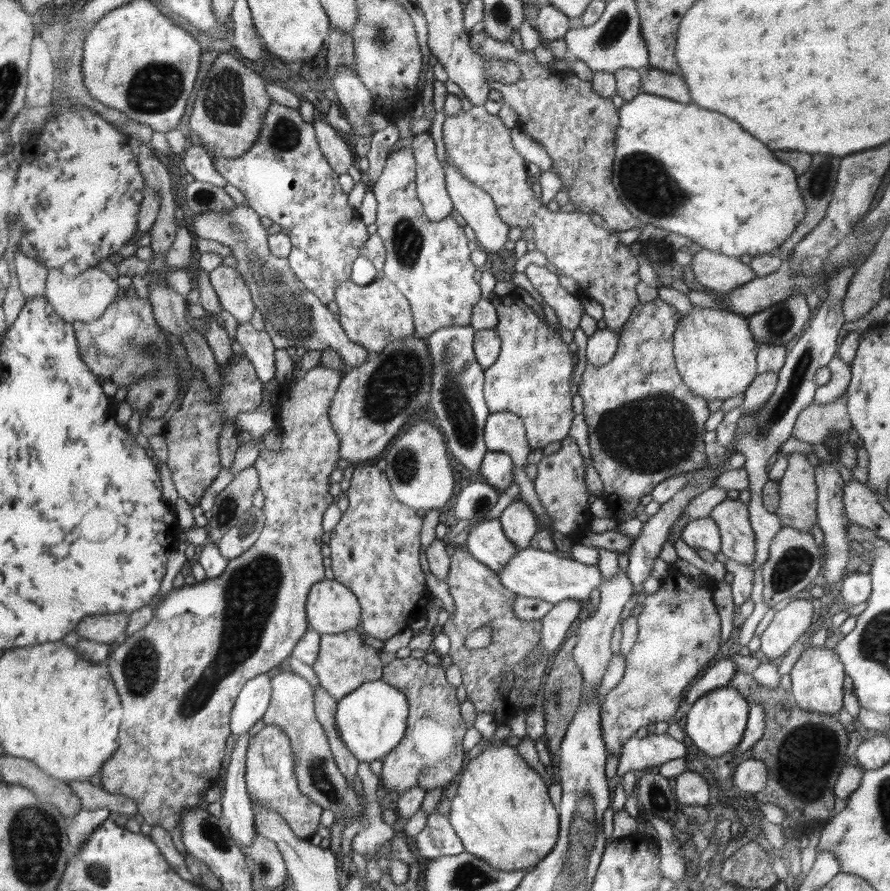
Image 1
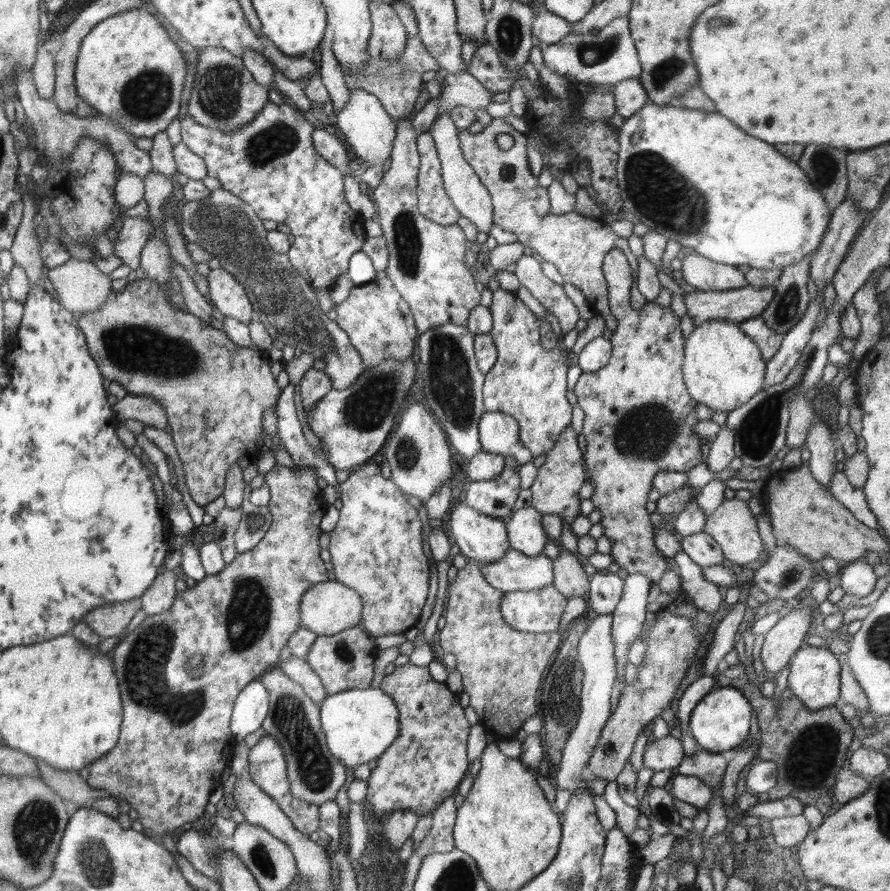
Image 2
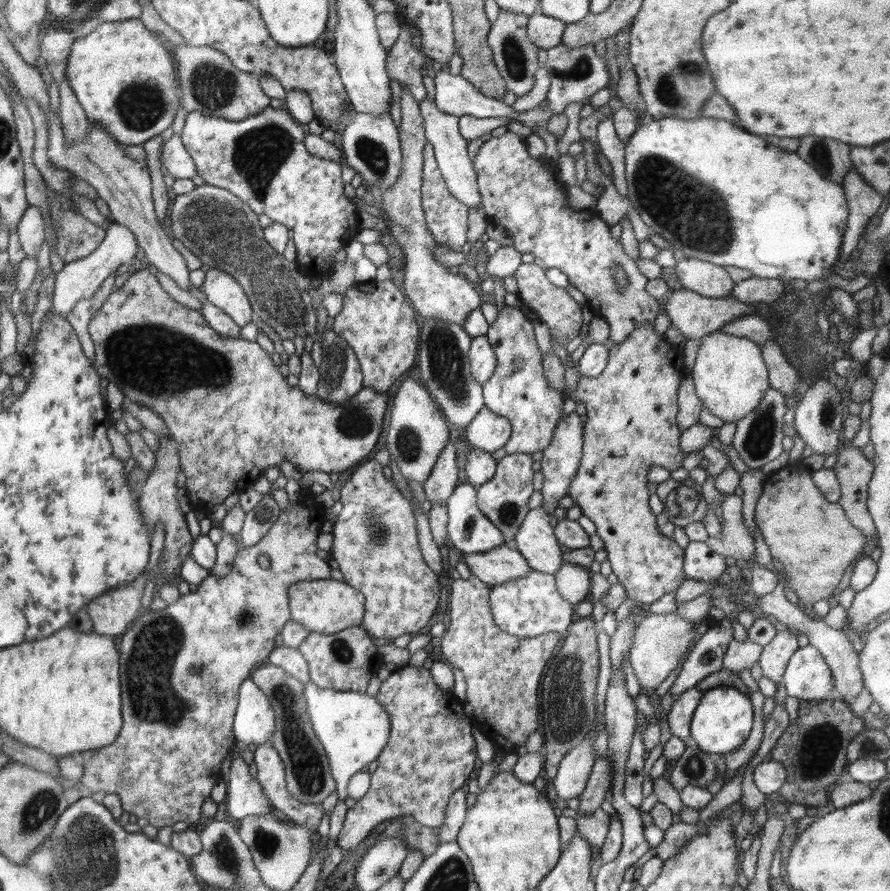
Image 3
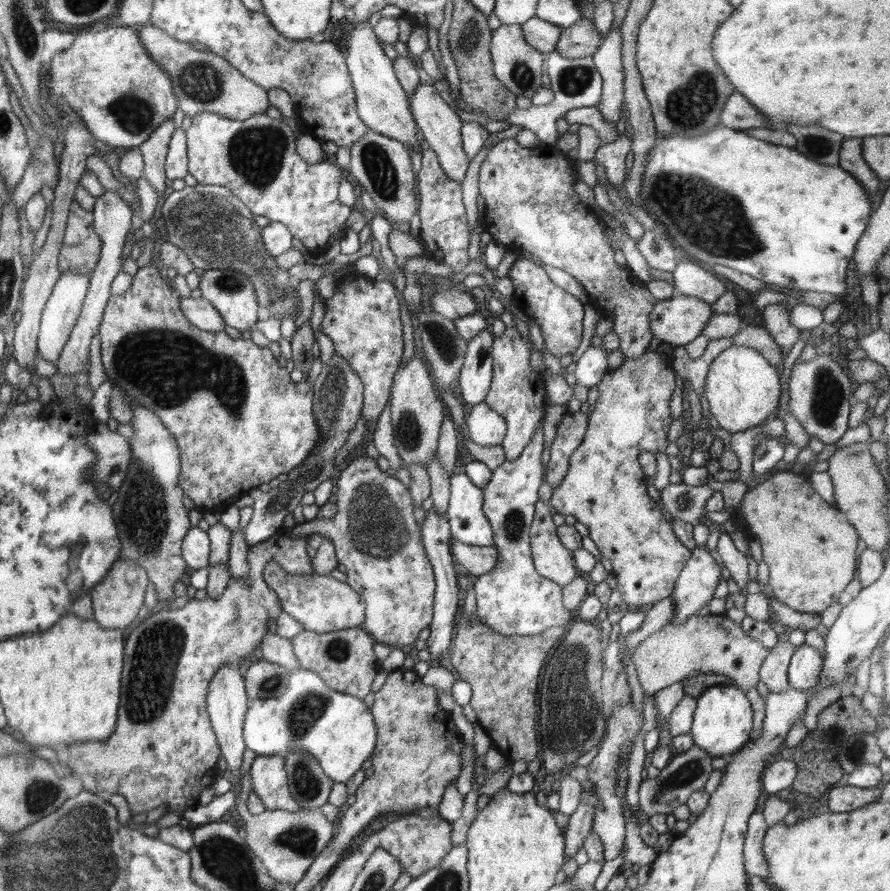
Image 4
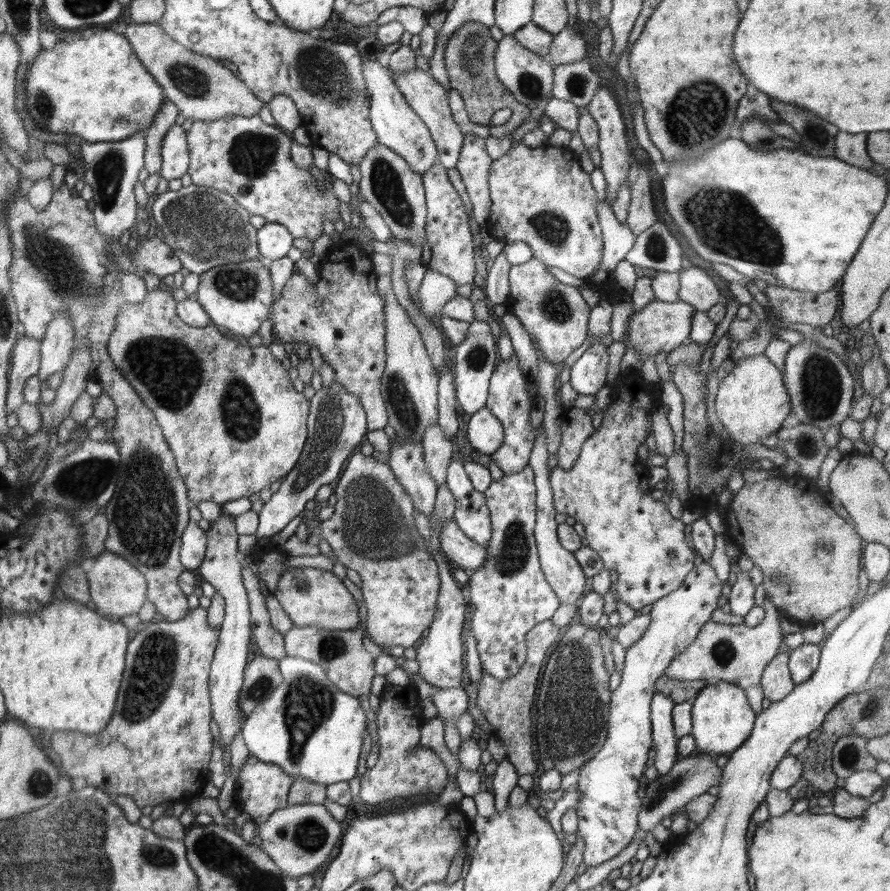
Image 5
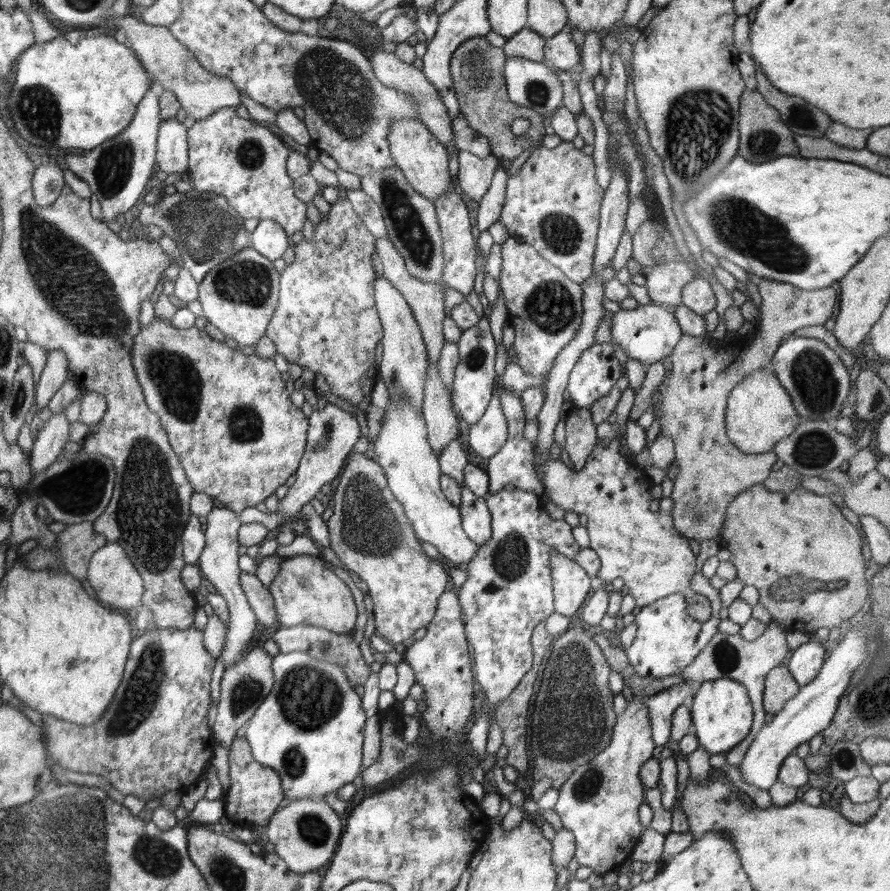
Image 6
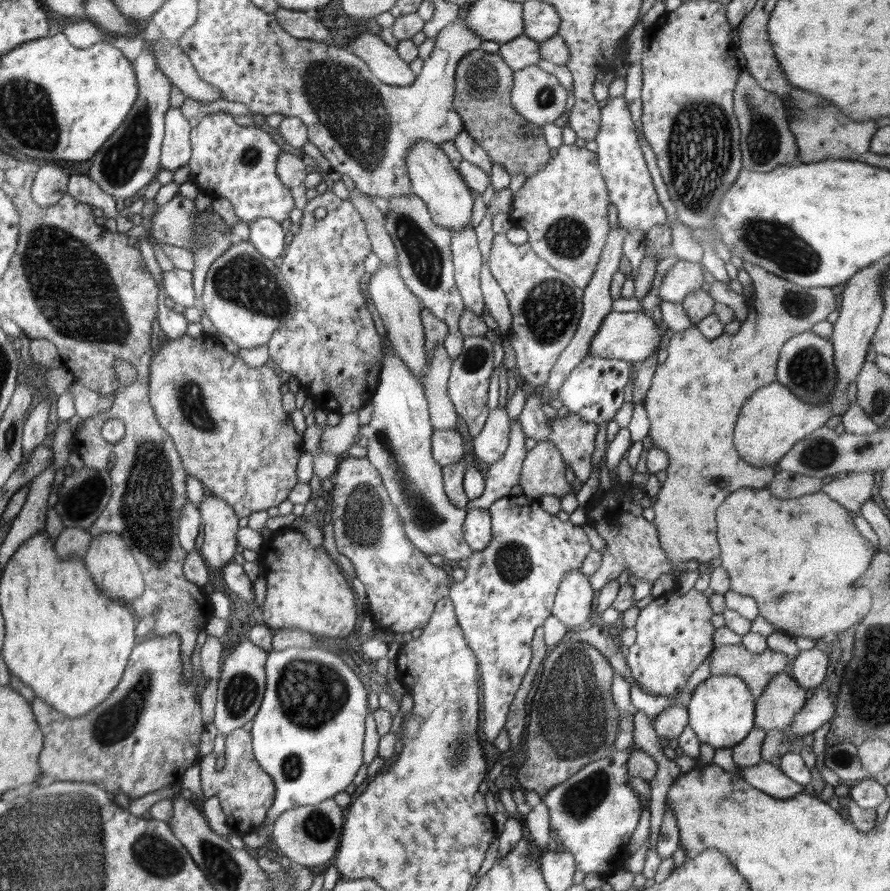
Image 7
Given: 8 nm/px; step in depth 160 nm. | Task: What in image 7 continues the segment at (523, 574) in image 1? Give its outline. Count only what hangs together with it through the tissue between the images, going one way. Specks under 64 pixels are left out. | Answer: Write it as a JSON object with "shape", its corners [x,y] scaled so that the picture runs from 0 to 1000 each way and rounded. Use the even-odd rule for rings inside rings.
{"shape":[[[434,380],[430,387],[429,415],[425,422],[424,435],[416,451],[420,453],[420,462],[412,478],[406,478],[404,487],[413,493],[412,515],[425,526],[430,544],[435,550],[440,567],[452,582],[454,597],[461,608],[482,625],[491,621],[510,631],[525,627],[531,620],[520,600],[520,588],[524,572],[510,569],[504,563],[498,544],[498,530],[494,521],[485,510],[485,487],[488,485],[481,465],[481,451],[474,430],[465,426],[465,420],[456,415],[451,402],[439,392],[439,384]]]}

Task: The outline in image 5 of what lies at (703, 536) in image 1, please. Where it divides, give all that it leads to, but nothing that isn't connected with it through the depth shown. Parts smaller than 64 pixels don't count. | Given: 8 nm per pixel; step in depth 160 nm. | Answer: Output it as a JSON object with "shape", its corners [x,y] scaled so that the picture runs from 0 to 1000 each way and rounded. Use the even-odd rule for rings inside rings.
{"shape":[[[789,630],[784,635],[780,634],[762,662],[740,671],[727,684],[730,688],[730,700],[722,715],[712,725],[708,725],[703,732],[698,767],[687,777],[681,831],[667,851],[651,862],[648,886],[652,893],[649,901],[643,905],[648,914],[648,936],[656,944],[655,967],[661,973],[672,972],[696,961],[716,936],[717,915],[720,906],[717,882],[724,874],[727,862],[726,854],[734,837],[731,786],[736,778],[736,768],[753,744],[782,718],[789,703],[800,696],[800,687],[808,682],[804,676],[807,676],[807,671],[811,670],[811,657],[812,654],[807,650],[798,631]]]}

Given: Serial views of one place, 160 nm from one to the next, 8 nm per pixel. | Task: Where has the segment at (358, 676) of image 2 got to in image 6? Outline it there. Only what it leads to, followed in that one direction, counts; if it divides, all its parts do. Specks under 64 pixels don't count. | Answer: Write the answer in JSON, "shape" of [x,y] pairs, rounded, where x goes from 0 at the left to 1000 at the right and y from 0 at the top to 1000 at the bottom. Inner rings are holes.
{"shape":[[[315,703],[304,717],[312,724],[316,734],[335,731],[346,734],[355,741],[374,743],[376,746],[380,746],[390,759],[396,772],[408,769],[418,753],[415,746],[410,744],[404,724],[398,719],[394,712],[378,712],[369,706],[357,705],[356,703]]]}

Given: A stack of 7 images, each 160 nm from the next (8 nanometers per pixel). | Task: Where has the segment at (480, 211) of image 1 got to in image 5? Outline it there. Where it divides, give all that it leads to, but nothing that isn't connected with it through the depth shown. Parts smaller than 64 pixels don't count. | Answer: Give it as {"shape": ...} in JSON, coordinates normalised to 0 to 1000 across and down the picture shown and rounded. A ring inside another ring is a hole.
{"shape":[[[467,76],[455,82],[440,82],[443,94],[445,94],[447,101],[454,107],[461,121],[465,123],[482,144],[484,154],[491,166],[491,181],[502,191],[510,191],[513,186],[522,153],[519,152],[517,143],[510,136],[506,126],[503,102],[499,97],[492,94],[481,80]]]}

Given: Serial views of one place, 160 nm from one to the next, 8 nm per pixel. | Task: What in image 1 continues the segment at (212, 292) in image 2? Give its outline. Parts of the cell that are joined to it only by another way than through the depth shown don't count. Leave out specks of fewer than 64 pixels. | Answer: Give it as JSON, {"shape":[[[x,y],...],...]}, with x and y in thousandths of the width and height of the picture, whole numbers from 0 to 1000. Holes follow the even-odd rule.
{"shape":[[[249,296],[235,305],[235,313],[248,346],[258,350],[267,363],[281,363],[289,346],[272,309],[264,301]]]}

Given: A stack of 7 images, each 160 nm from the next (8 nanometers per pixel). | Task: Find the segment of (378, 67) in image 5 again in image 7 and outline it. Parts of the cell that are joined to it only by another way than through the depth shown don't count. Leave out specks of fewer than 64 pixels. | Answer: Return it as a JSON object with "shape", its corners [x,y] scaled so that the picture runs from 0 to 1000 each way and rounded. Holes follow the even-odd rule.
{"shape":[[[469,157],[456,176],[456,193],[461,198],[462,215],[471,220],[480,231],[487,248],[501,258],[521,258],[529,253],[530,213],[508,186],[506,178],[492,162]]]}

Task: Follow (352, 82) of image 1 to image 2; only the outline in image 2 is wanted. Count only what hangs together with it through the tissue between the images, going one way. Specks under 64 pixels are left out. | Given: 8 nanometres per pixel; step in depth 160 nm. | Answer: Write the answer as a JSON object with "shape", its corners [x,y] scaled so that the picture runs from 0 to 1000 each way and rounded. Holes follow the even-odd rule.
{"shape":[[[394,100],[392,113],[379,129],[374,131],[380,149],[391,165],[396,175],[416,185],[433,185],[439,177],[440,165],[446,147],[445,136],[434,126],[429,116],[412,101]]]}

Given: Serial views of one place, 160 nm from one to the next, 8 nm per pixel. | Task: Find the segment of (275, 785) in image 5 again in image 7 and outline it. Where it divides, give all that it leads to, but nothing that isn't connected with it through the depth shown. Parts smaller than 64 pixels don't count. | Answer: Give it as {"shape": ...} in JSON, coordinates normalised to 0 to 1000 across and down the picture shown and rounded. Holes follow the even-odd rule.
{"shape":[[[269,817],[254,825],[253,829],[253,859],[249,864],[243,864],[244,846],[238,843],[225,851],[226,886],[228,895],[245,893],[247,905],[255,918],[257,929],[270,936],[283,935],[292,928],[299,918],[301,909],[309,897],[309,880],[307,873],[297,866],[284,847],[283,825],[275,818]]]}

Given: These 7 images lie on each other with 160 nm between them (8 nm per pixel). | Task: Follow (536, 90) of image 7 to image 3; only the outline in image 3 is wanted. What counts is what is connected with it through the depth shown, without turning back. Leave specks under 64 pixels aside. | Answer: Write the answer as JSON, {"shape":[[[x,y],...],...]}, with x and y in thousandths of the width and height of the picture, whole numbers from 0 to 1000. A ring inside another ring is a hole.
{"shape":[[[563,11],[557,25],[552,27],[548,36],[548,49],[553,55],[554,68],[558,74],[560,81],[569,91],[570,101],[578,103],[585,109],[593,105],[601,93],[601,83],[604,74],[604,55],[592,39],[592,29],[596,19],[590,16],[578,16],[570,11]]]}

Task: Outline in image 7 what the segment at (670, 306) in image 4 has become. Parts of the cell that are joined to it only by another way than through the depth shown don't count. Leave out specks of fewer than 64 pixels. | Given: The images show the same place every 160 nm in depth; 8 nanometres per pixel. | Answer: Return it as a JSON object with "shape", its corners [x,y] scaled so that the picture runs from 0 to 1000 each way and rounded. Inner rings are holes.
{"shape":[[[688,348],[679,356],[676,364],[672,367],[672,373],[663,383],[661,397],[719,409],[733,398],[735,393],[744,391],[744,388],[742,391],[739,388],[742,388],[747,373],[748,369],[739,367],[729,350],[693,350]]]}

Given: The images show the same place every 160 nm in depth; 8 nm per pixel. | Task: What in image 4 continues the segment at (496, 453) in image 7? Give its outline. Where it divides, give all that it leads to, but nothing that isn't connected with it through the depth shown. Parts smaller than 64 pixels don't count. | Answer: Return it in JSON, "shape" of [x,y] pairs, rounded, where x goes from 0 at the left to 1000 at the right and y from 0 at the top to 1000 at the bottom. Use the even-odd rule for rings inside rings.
{"shape":[[[545,451],[525,457],[524,488],[538,501],[560,501],[566,495],[570,476]]]}

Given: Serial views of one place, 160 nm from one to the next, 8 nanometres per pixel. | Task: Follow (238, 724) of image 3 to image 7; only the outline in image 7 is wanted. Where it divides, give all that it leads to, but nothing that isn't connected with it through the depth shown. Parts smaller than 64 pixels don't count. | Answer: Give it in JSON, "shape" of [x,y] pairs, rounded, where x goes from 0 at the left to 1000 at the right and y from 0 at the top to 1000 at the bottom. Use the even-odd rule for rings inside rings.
{"shape":[[[324,727],[321,730],[304,731],[300,736],[298,755],[298,778],[292,795],[287,801],[281,824],[283,825],[284,847],[292,859],[292,862],[307,873],[309,880],[309,897],[296,923],[296,929],[304,936],[308,921],[312,918],[312,915],[317,914],[320,909],[326,909],[328,906],[335,905],[353,905],[360,902],[363,898],[374,896],[380,889],[389,887],[389,883],[396,878],[398,871],[400,871],[400,866],[404,864],[404,860],[410,856],[408,854],[410,806],[416,799],[416,796],[412,780],[413,770],[403,761],[398,747],[390,746],[382,740],[382,735],[369,732],[364,727]]]}

